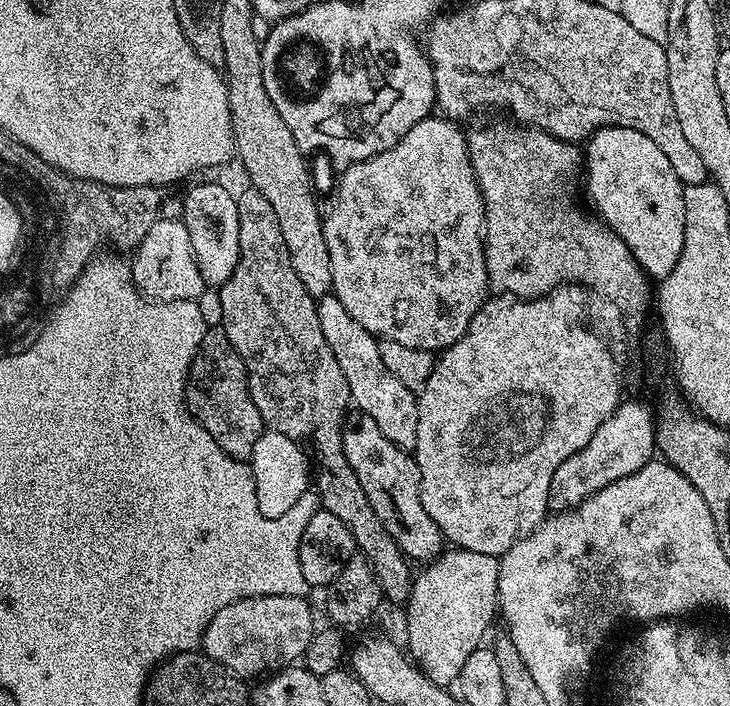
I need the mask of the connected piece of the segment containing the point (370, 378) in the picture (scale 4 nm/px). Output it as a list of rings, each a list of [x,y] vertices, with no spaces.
[[[335,294],[319,297],[316,300],[316,313],[318,322],[322,326],[322,338],[326,338],[326,346],[334,350],[334,358],[338,358],[338,366],[342,366],[342,374],[346,374],[346,386],[350,386],[352,404],[359,411],[370,414],[370,418],[378,422],[378,430],[382,430],[382,434],[386,434],[390,442],[394,442],[399,448],[405,450],[415,449],[418,438],[418,396],[413,389],[402,386],[402,382],[398,382],[398,378],[394,378],[390,370],[386,370],[386,365],[382,363],[380,340],[372,336],[370,330],[362,326],[362,322],[357,322],[352,317],[350,310],[346,310],[346,306],[338,302]]]

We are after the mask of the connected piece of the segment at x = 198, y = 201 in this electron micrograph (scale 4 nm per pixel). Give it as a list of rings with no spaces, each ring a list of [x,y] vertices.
[[[196,184],[184,196],[182,219],[194,246],[194,258],[204,279],[205,289],[218,290],[238,266],[238,206],[236,196],[220,184]]]

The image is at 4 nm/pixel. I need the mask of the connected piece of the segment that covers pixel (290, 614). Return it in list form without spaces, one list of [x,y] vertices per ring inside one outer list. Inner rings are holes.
[[[251,596],[250,598],[242,598],[235,600],[230,606],[222,606],[222,610],[218,610],[214,614],[214,618],[208,621],[206,630],[204,631],[204,638],[202,641],[202,651],[204,655],[212,660],[217,660],[223,668],[227,668],[229,672],[235,674],[240,678],[249,678],[248,676],[260,676],[271,673],[273,670],[279,670],[295,665],[297,661],[303,657],[304,652],[307,650],[308,643],[313,638],[314,627],[312,628],[312,608],[307,604],[307,599],[304,596]]]

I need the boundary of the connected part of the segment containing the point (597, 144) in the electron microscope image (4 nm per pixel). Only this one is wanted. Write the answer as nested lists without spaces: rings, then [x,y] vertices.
[[[626,126],[597,128],[586,147],[588,192],[596,207],[595,215],[630,246],[630,254],[639,260],[653,281],[663,281],[682,254],[685,185],[681,184],[678,174],[674,174],[666,154],[662,154],[646,134],[633,132]]]

